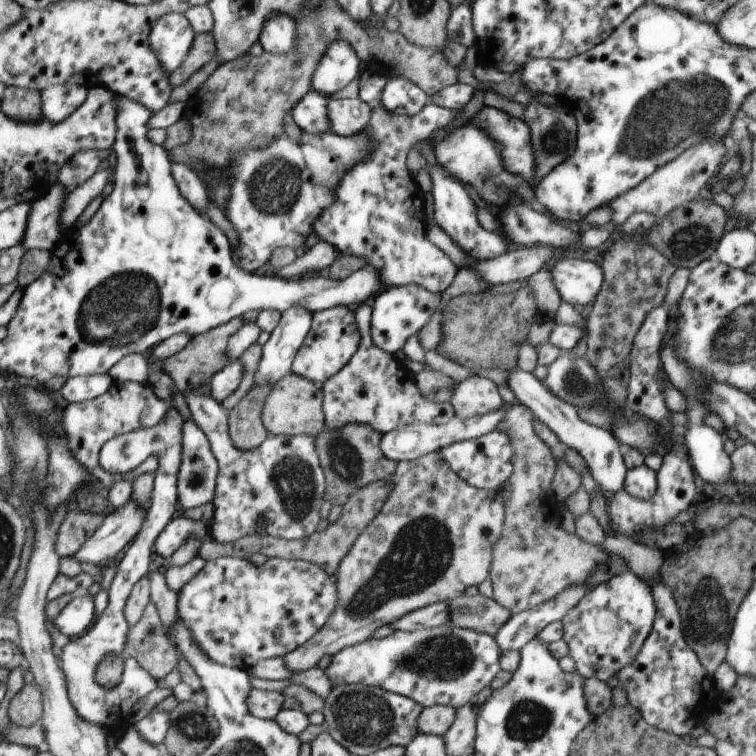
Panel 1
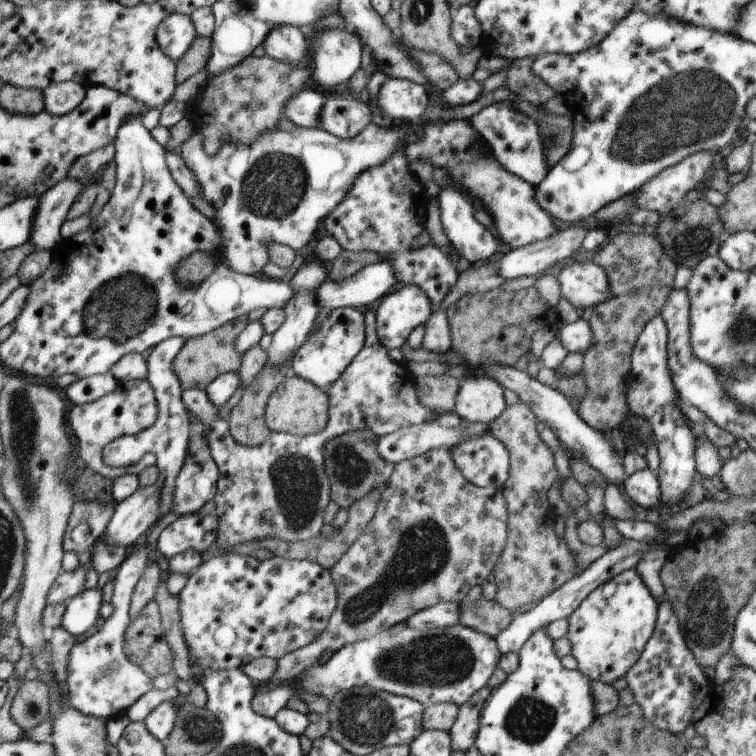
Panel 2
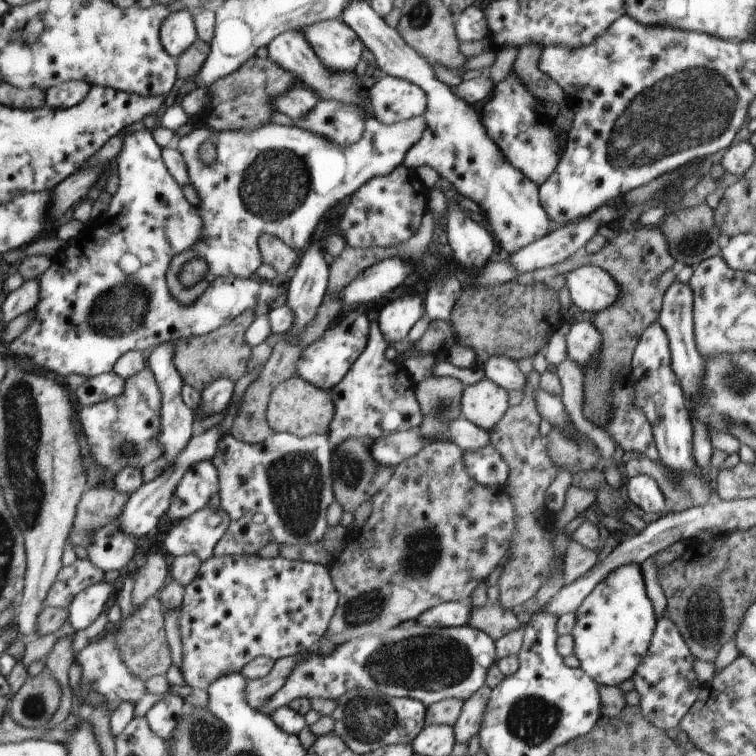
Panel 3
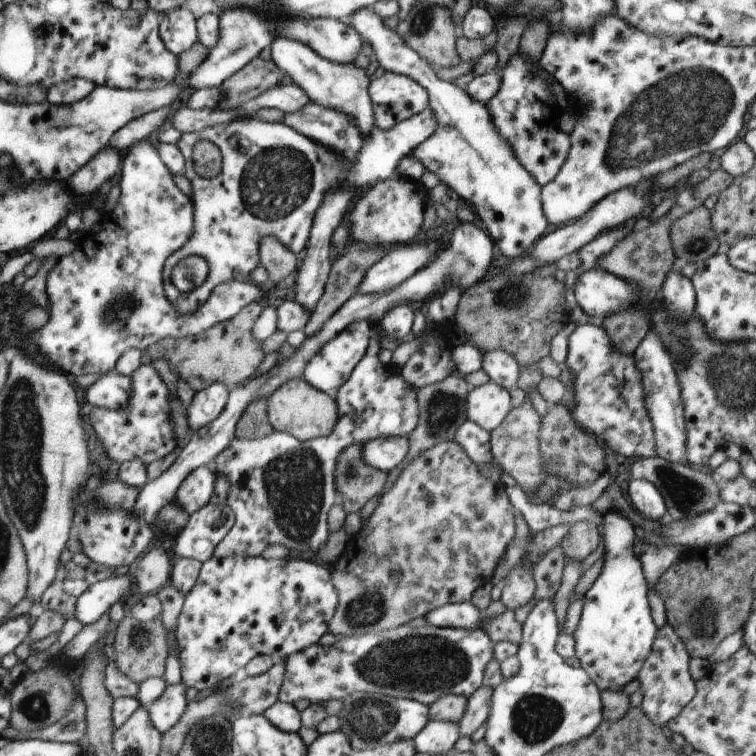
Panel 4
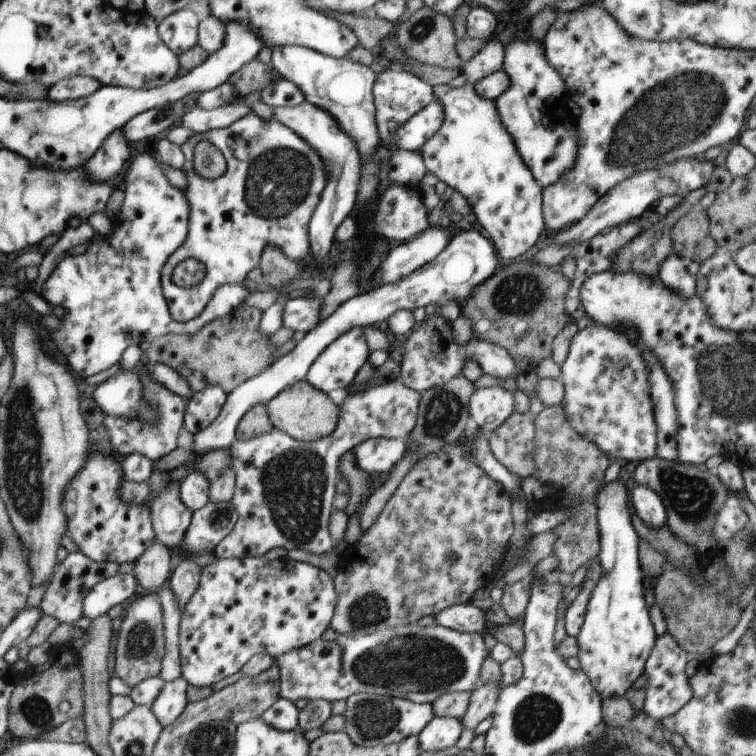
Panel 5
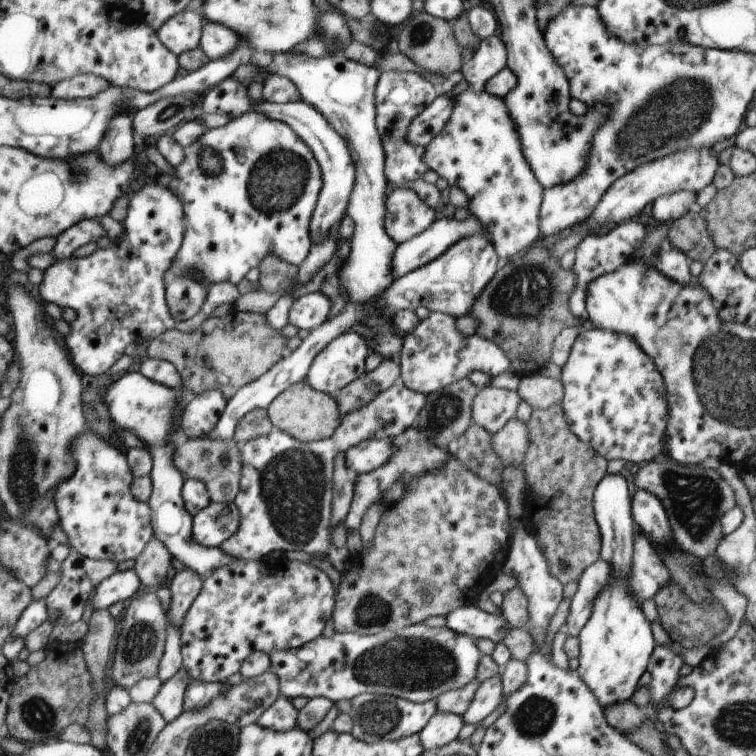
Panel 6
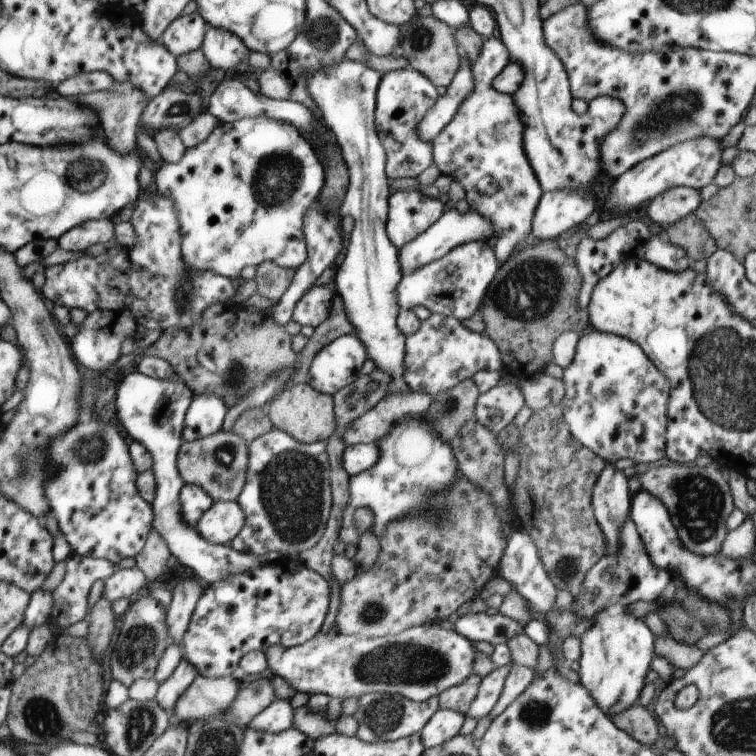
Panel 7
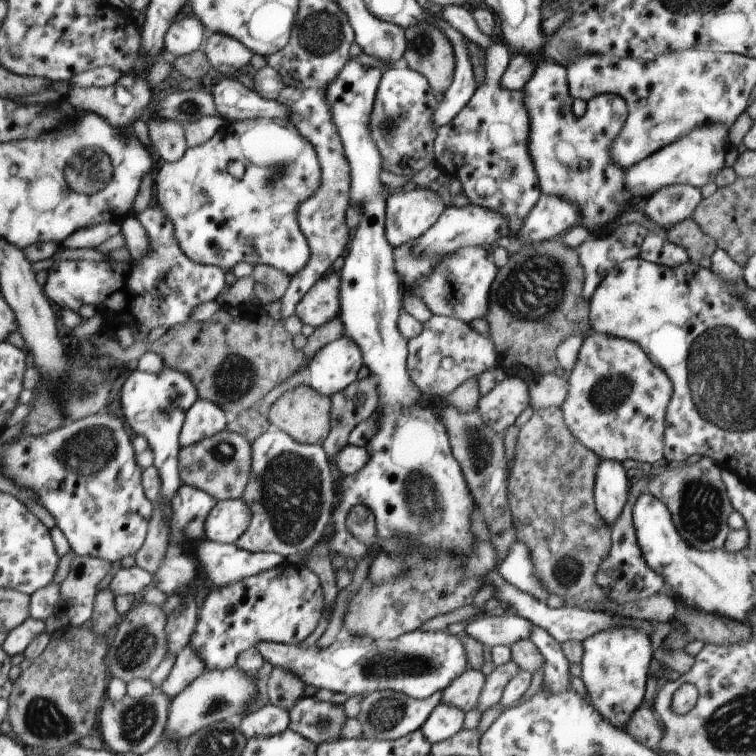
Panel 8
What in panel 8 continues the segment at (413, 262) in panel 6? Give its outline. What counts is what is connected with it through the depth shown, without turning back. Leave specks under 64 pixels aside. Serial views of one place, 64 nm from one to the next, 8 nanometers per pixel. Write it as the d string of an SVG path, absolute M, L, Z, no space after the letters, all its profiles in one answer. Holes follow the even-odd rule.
M474 203L462 207L453 204L450 207L445 207L438 220L422 236L417 238L416 244L411 247L411 253L413 255L446 255L464 247L492 244L492 242L510 235L512 232L507 225L507 220L500 213L495 213L495 210Z

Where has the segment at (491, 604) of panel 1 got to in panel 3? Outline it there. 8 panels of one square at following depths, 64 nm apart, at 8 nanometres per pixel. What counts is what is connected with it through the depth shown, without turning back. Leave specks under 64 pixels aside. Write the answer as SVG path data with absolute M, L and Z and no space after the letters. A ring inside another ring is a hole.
M488 603L482 608L474 607L468 625L485 632L495 641L521 627L511 609L504 609L495 603L492 605Z

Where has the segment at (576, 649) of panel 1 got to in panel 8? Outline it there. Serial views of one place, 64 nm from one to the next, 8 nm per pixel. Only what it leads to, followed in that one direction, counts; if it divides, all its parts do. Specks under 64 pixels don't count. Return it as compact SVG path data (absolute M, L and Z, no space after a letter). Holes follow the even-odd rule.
M610 459L598 461L593 486L595 507L610 528L626 504L629 488L622 462ZM615 625L587 638L582 644L581 678L590 696L590 704L606 722L626 731L631 716L644 700L646 680L656 663L650 635L631 625Z

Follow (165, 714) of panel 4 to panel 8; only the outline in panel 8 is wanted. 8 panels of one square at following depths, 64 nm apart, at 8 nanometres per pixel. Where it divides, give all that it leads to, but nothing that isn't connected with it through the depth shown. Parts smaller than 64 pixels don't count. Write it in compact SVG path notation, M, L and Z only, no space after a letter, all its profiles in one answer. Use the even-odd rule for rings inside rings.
M186 645L177 654L174 666L159 690L167 694L172 700L205 669L205 662L199 654L195 653L190 645Z

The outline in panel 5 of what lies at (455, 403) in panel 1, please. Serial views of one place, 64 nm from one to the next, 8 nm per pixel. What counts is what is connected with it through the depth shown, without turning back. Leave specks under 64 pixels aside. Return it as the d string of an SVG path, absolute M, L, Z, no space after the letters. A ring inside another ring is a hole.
M500 386L479 388L468 403L470 421L487 437L514 413L514 393Z

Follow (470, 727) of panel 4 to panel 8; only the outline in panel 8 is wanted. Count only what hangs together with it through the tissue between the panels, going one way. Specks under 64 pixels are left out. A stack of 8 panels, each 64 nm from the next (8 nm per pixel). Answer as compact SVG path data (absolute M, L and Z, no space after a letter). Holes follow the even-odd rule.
M510 659L506 664L497 666L494 671L485 676L485 683L477 702L478 709L482 711L494 706L501 700L505 686L512 680L521 669Z

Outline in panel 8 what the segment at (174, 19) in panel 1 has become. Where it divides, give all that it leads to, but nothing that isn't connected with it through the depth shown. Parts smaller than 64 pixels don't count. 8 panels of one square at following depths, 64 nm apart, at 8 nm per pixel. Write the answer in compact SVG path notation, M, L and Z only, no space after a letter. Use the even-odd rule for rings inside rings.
M194 15L176 20L165 32L163 50L176 57L186 56L198 50L202 44L202 38L204 38L202 28L203 24Z

